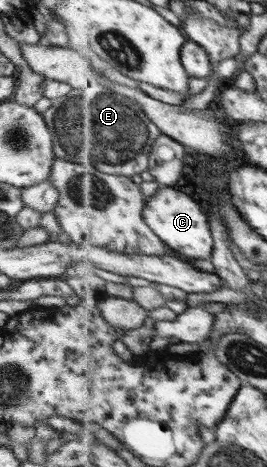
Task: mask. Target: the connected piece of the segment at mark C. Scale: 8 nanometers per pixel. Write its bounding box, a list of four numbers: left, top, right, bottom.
[144,187,215,259]

